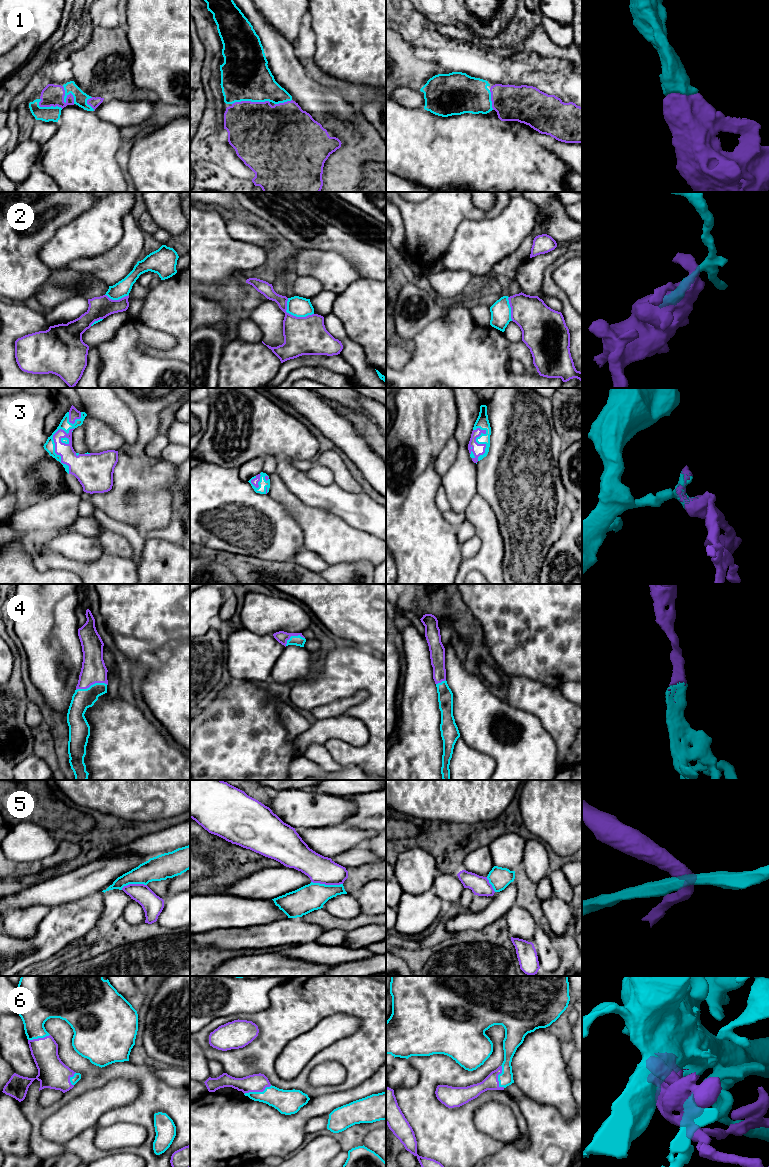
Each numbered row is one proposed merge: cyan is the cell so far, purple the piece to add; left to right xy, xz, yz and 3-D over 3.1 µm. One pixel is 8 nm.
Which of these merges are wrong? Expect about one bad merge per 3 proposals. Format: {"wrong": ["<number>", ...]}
{"wrong": ["2", "5"]}

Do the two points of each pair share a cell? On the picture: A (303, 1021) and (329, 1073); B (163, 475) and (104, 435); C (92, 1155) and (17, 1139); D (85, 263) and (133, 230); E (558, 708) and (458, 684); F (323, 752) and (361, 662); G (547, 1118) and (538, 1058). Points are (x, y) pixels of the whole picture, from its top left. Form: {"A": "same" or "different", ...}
{"A": "different", "B": "different", "C": "different", "D": "same", "E": "different", "F": "different", "G": "different"}

